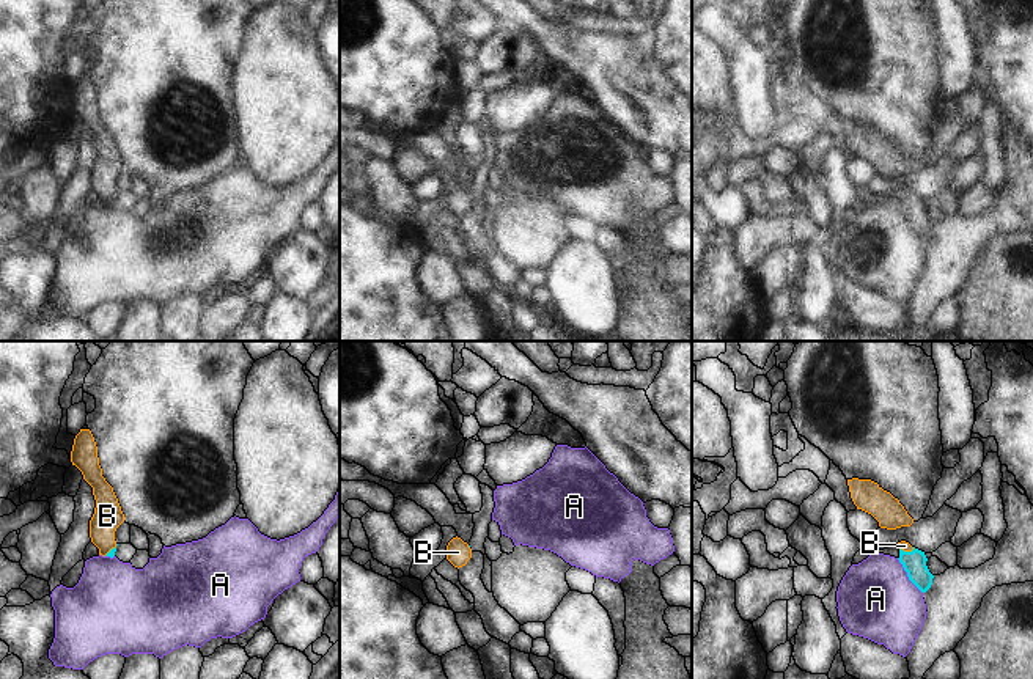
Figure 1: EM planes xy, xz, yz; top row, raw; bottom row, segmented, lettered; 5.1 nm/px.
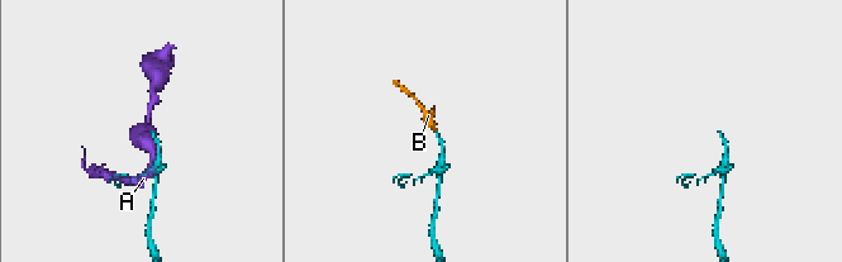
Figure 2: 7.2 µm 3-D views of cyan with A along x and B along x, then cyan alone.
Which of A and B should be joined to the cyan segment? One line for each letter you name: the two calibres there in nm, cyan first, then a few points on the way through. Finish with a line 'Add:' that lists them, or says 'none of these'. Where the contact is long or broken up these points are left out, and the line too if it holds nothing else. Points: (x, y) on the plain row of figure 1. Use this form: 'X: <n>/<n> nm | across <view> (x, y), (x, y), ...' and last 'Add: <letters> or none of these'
B: 120/50 nm | across yz (914, 211), (908, 200), (904, 194)
Add: B

